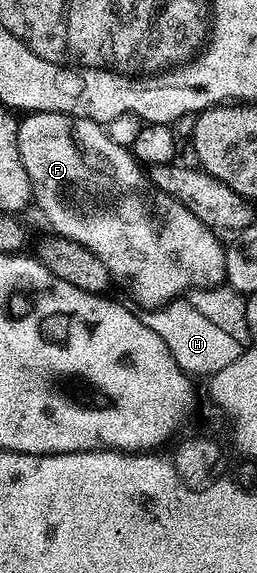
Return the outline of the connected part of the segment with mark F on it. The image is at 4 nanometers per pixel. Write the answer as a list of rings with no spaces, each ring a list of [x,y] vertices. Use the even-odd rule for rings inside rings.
[[[30,112],[23,119],[16,126],[16,141],[22,166],[26,166],[30,178],[35,207],[40,207],[55,235],[86,246],[100,258],[109,277],[115,283],[117,280],[144,310],[162,308],[192,289],[219,288],[225,283],[226,248],[220,245],[219,235],[194,218],[180,200],[158,190],[131,151],[104,133],[105,125],[61,112]]]

